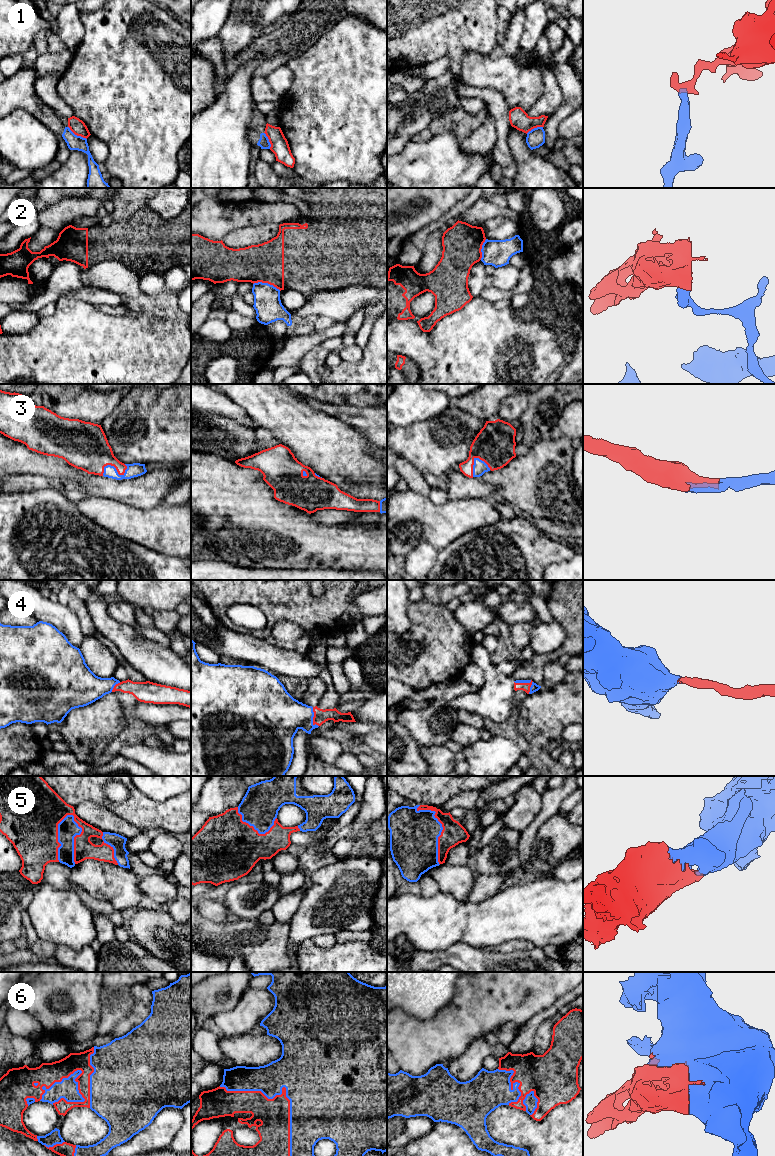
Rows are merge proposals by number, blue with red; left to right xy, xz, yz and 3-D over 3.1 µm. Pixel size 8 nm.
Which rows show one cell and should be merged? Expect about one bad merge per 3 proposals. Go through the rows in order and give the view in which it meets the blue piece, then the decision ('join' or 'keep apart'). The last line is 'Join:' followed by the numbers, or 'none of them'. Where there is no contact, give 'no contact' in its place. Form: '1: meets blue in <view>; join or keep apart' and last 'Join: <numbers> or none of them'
1: meets blue in xy; keep apart
2: meets blue in xz; keep apart
3: meets blue in xy; join
4: meets blue in xz; join
5: meets blue in xy; join
6: meets blue in xz; join
Join: 3, 4, 5, 6

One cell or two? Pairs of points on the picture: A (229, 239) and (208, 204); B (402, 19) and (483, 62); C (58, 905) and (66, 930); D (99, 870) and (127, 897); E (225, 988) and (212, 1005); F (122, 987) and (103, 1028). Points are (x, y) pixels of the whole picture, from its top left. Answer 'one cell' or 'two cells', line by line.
A: two cells
B: two cells
C: one cell
D: one cell
E: one cell
F: one cell

